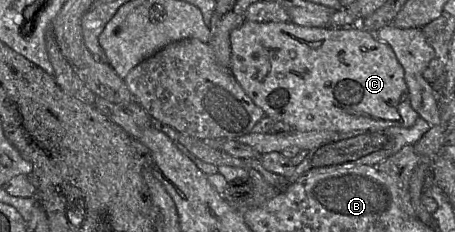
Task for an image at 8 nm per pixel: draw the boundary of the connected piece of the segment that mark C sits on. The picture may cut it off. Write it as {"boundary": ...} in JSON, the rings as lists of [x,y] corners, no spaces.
{"boundary":[[[245,21],[230,33],[231,63],[230,72],[250,99],[259,106],[266,116],[275,122],[282,121],[299,132],[336,131],[347,133],[362,129],[386,129],[388,127],[411,127],[420,117],[410,103],[409,91],[404,78],[404,69],[397,60],[392,48],[385,42],[371,35],[368,30],[353,28],[308,27],[288,22],[255,22]]]}

